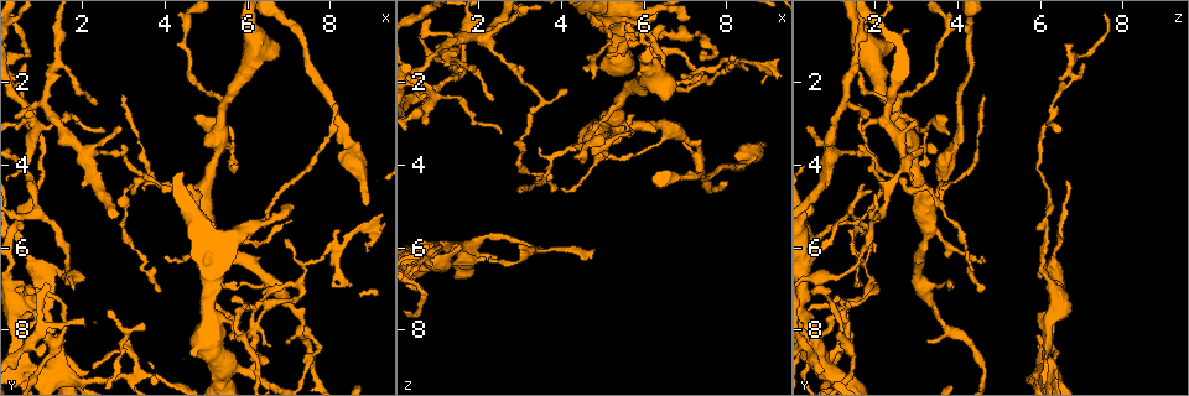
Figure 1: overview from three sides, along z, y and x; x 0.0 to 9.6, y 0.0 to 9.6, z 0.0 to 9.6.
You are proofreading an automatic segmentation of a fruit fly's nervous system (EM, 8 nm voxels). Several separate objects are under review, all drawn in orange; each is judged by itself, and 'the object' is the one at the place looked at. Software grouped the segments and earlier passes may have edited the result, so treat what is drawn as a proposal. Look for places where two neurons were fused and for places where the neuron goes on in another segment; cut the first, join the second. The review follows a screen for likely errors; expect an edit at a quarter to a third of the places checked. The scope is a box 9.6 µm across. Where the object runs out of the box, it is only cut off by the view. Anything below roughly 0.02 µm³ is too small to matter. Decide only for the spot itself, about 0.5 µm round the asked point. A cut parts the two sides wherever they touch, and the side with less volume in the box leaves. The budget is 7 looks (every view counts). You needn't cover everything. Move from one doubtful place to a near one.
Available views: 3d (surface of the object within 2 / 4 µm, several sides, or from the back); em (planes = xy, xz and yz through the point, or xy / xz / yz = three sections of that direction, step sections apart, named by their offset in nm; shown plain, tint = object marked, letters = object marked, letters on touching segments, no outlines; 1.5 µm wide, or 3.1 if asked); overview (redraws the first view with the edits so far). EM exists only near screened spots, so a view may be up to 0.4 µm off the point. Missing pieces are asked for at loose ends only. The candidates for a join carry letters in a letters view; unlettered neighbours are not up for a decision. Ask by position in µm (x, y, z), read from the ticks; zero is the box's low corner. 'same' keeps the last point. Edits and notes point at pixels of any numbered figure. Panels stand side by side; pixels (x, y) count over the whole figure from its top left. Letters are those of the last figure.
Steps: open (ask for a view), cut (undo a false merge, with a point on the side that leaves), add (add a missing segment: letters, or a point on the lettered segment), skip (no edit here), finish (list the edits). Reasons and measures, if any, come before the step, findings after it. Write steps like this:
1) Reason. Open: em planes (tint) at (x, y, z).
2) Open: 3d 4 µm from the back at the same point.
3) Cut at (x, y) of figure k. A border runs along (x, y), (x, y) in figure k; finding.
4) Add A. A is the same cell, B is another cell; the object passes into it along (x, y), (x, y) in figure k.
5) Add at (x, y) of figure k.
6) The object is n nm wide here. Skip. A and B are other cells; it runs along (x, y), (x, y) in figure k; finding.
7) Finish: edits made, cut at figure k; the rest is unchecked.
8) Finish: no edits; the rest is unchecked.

Three arms meet. Open: em planes (letters) at (0.80, 3.05, 6.00).

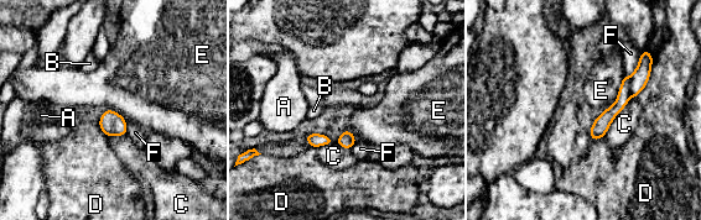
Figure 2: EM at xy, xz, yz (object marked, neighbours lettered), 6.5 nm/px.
Cut at (639, 78) of figure 2. A, B, C, D, E and F are other cells; a border runs along (628, 78), (628, 93), (631, 95) in figure 2; a second neuron is stuck on.

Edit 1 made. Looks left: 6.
Redraw. Open: overview.

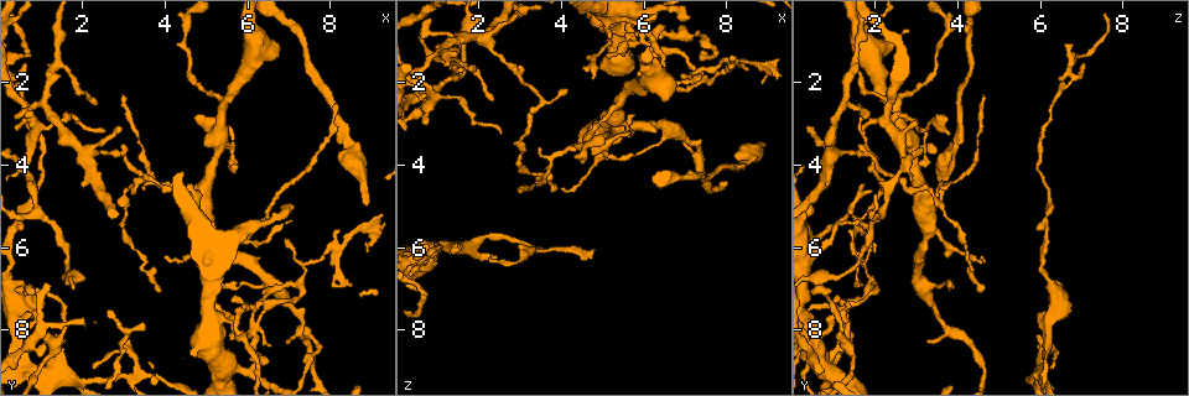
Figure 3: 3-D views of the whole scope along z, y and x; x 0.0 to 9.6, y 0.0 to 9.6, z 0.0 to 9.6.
Three arms meet. Open: em xy step 8 (tint) at (0.85, 5.10, 2.20).

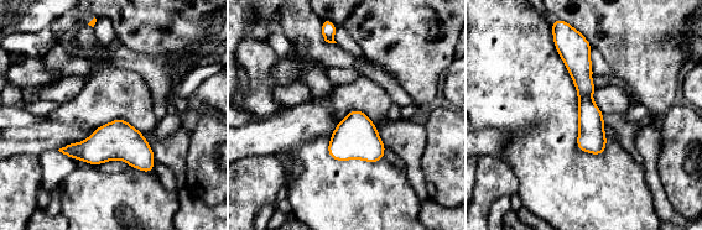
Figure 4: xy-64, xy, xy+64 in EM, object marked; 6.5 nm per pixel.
Another direction. Open: em planes (tint) at the same point.

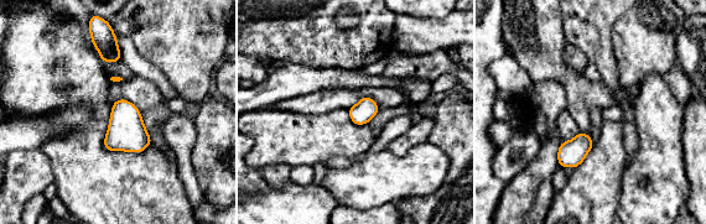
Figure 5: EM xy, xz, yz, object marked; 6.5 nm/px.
See the neighbours. Open: em planes (letters) at the same point.

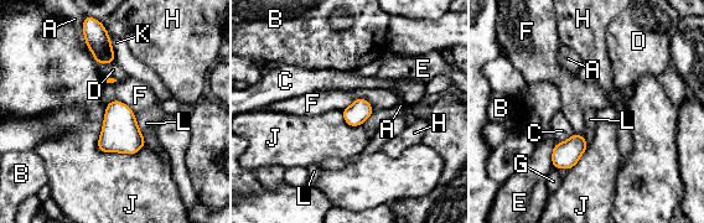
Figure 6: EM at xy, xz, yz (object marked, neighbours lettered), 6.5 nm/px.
Skip. A, B, C, D, E, F, G, H, J, K and L are other cells; a border runs along (104, 107), (102, 151), (145, 146) in figure 6; continuous, no second neuron.

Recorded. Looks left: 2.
An open end. Open: em xz step 4 (tint) at (0.70, 2.95, 3.00).

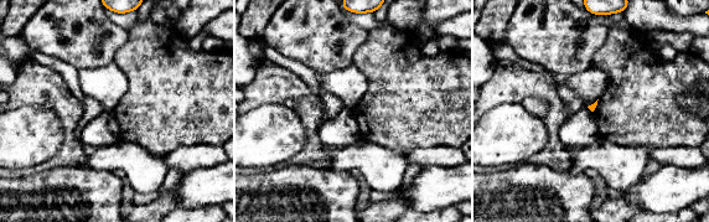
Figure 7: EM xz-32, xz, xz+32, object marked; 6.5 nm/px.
Another direction. Open: em planes (letters) at the same point.

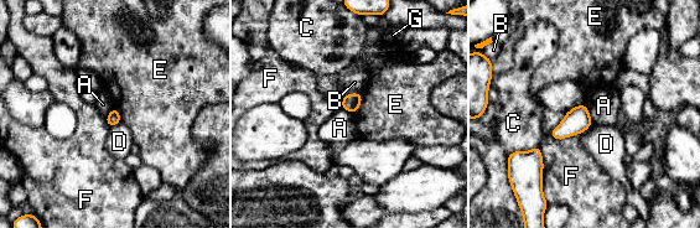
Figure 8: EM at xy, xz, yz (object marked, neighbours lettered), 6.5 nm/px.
Skip. A, B, C, D, E, F and G are other cells; a border runs along (584, 103), (592, 123) in figure 8; no lettered segment goes on from it.

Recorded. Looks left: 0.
Finish: edits made, cut at figure 2; the rest is unchecked.

